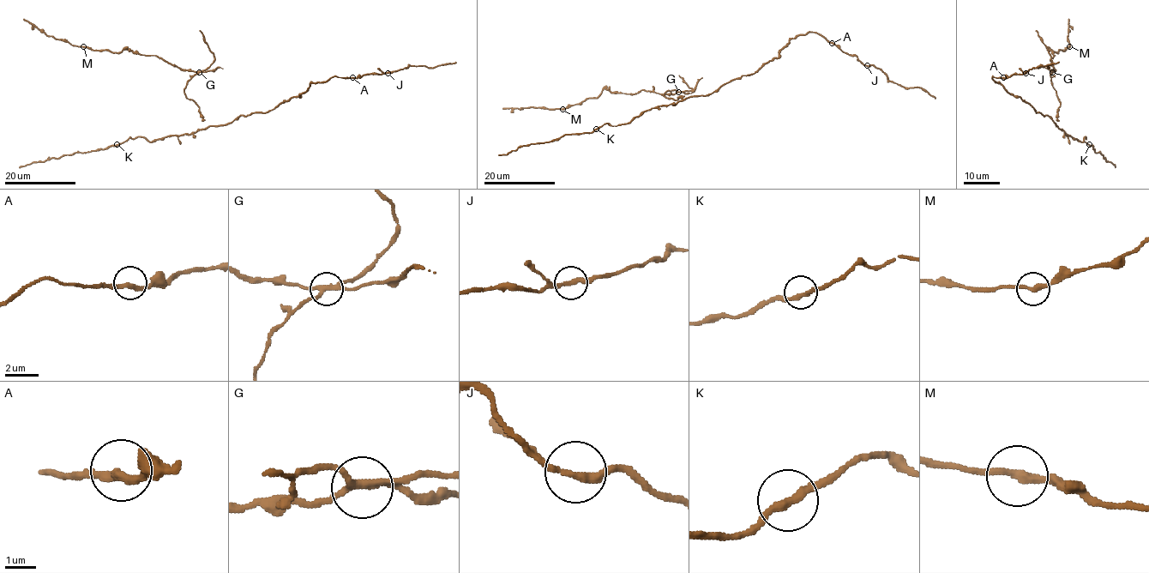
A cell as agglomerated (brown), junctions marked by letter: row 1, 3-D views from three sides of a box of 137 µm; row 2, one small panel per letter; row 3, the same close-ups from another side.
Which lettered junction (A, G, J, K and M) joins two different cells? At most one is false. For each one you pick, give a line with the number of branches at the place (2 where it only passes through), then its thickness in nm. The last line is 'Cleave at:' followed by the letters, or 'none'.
G: Branches: 4. Thickness 220 nm
Cleave at: G

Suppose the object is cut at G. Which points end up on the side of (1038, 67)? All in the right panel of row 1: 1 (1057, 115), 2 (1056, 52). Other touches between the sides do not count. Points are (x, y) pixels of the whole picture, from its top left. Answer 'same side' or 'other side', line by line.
1: other side
2: same side

